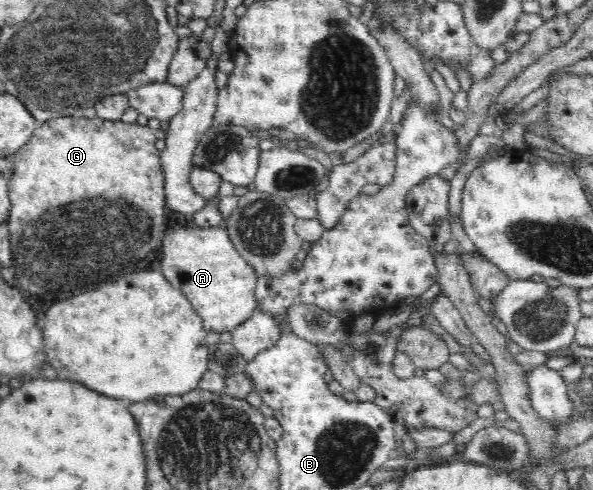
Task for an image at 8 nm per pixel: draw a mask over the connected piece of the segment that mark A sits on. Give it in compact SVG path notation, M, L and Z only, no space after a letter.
M188 224L185 227L166 229L162 236L163 275L174 289L178 289L190 301L207 332L232 332L257 311L255 289L259 275L233 248L226 228Z

